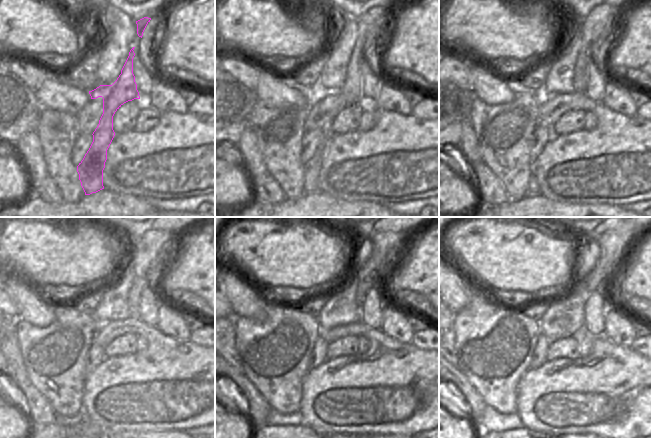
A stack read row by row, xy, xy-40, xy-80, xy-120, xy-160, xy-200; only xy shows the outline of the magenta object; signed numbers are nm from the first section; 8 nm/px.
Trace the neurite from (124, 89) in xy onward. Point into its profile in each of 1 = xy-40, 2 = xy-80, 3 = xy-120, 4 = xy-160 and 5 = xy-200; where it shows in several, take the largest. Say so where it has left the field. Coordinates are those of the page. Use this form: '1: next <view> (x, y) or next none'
1: next xy-40 (370, 23)
2: next xy-80 (593, 27)
3: next xy-120 (146, 252)
4: next xy-160 (386, 244)
5: next xy-200 (612, 244)

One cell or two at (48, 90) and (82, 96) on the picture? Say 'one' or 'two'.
one

